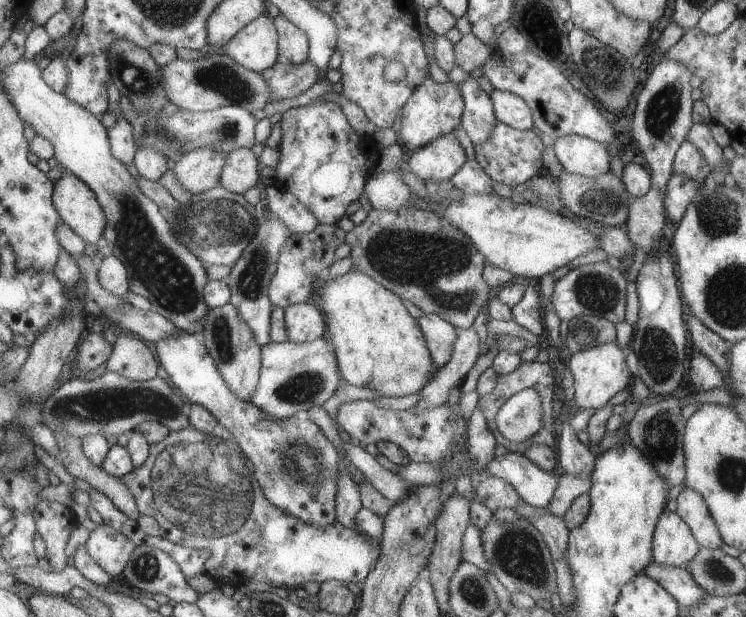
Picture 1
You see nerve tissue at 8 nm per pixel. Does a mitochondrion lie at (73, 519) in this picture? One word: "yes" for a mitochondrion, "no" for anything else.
no

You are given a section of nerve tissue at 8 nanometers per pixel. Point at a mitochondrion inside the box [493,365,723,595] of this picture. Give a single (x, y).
(660, 435)

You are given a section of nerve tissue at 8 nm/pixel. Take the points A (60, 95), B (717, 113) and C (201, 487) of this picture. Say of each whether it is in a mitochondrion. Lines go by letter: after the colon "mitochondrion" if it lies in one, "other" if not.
A: other
B: other
C: mitochondrion

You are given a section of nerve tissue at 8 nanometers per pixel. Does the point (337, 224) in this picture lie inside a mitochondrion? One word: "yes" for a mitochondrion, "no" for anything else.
no

